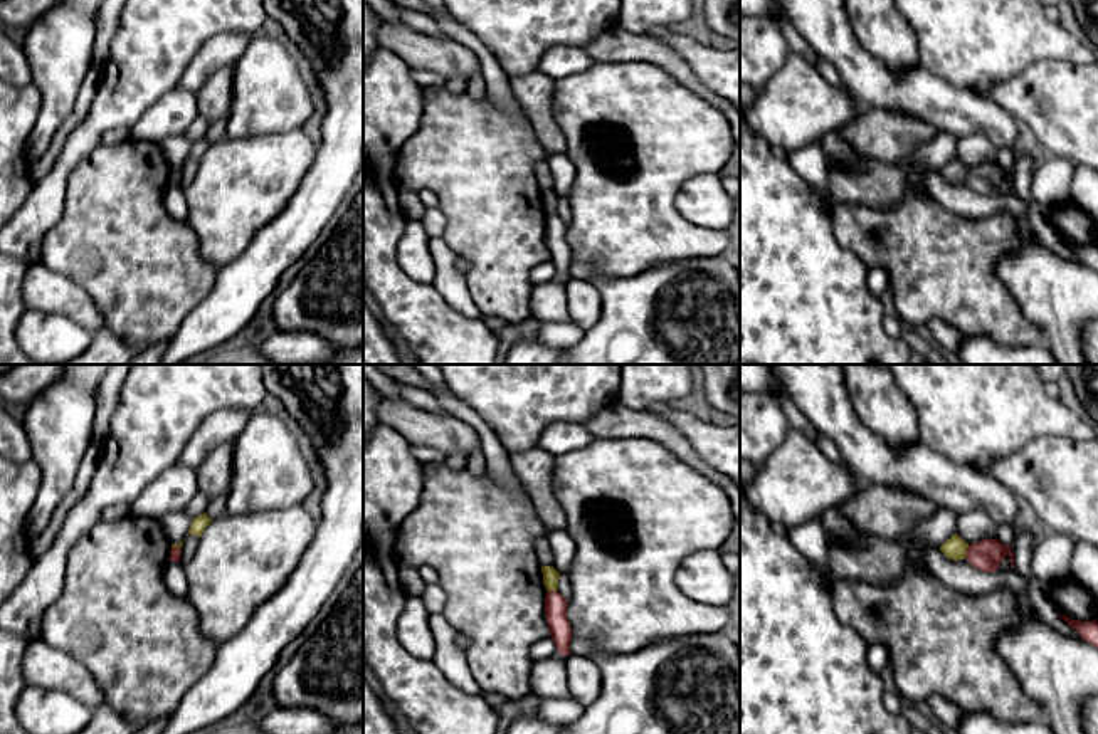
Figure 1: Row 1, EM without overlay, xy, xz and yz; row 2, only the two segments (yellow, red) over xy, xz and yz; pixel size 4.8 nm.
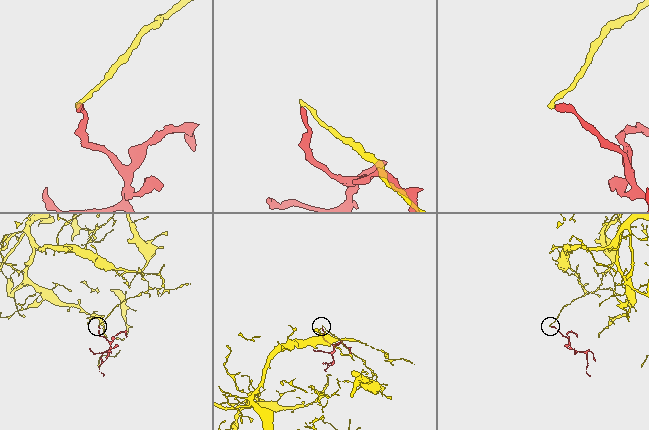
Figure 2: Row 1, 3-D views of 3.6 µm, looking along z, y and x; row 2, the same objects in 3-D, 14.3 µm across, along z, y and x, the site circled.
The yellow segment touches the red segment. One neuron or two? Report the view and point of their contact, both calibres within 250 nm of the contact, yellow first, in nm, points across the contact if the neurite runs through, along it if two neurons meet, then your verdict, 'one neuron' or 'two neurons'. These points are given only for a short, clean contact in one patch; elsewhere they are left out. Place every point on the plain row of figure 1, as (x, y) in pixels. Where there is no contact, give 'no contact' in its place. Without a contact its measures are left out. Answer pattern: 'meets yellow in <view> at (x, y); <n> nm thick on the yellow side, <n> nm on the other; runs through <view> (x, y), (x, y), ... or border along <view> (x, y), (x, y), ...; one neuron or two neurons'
meets yellow in yz at (966, 175); 110 nm thick on the yellow side, 150 nm on the other; border along yz (969, 168), (964, 182); two neurons

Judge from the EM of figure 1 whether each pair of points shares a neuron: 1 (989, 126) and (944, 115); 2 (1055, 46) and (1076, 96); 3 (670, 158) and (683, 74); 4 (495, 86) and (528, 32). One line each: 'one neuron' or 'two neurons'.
1: one neuron
2: two neurons
3: two neurons
4: two neurons

